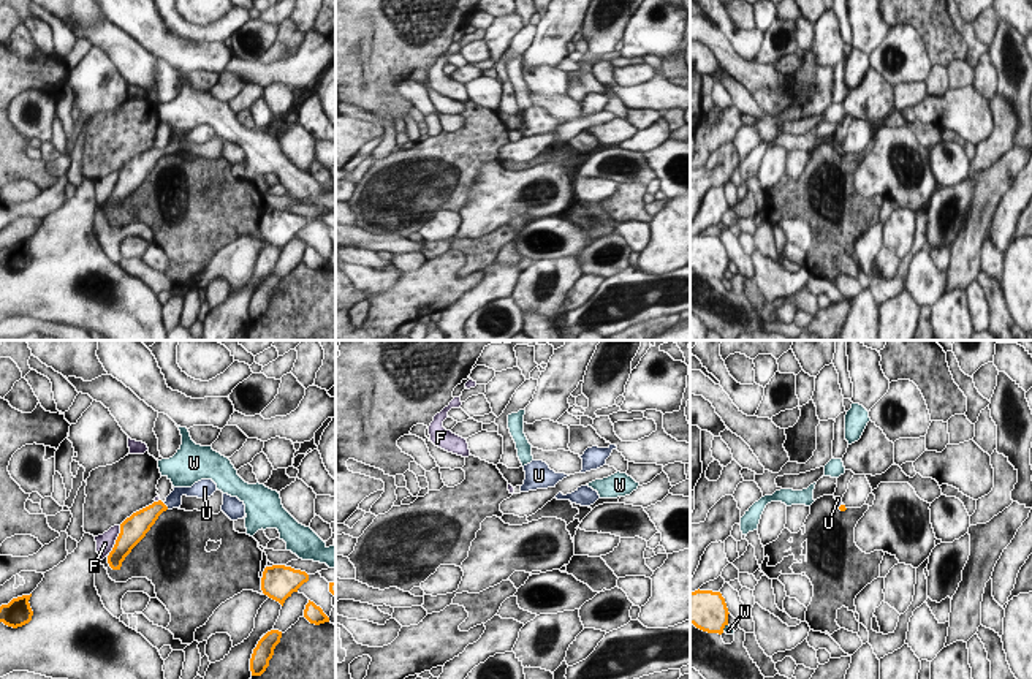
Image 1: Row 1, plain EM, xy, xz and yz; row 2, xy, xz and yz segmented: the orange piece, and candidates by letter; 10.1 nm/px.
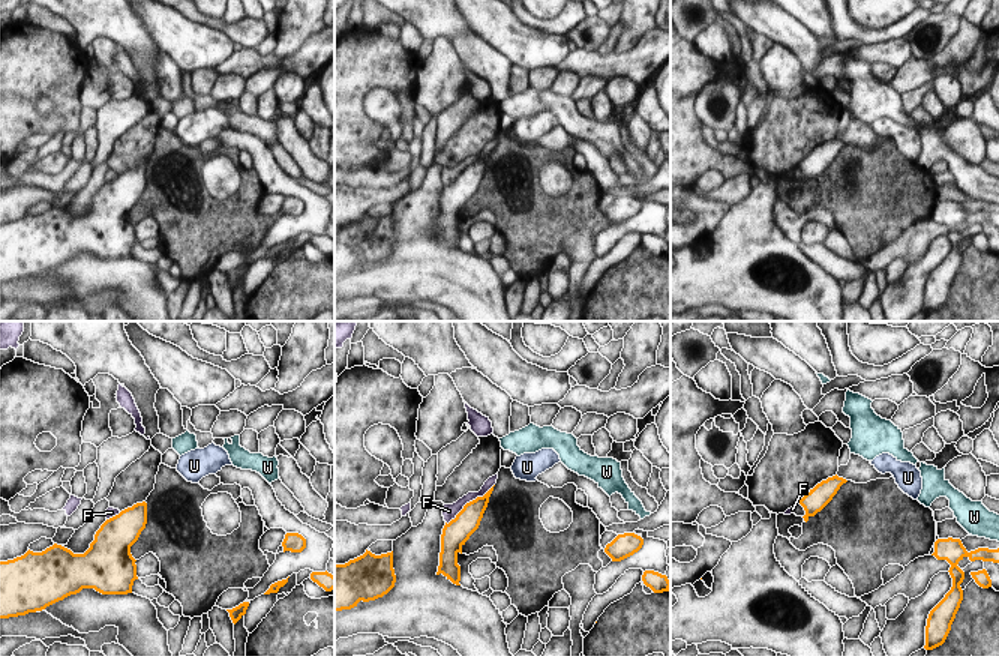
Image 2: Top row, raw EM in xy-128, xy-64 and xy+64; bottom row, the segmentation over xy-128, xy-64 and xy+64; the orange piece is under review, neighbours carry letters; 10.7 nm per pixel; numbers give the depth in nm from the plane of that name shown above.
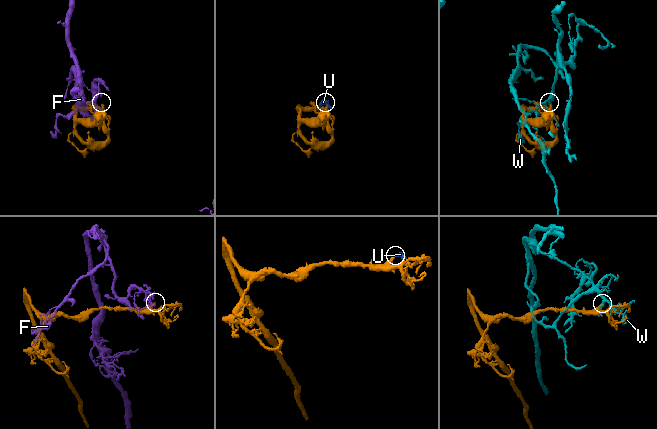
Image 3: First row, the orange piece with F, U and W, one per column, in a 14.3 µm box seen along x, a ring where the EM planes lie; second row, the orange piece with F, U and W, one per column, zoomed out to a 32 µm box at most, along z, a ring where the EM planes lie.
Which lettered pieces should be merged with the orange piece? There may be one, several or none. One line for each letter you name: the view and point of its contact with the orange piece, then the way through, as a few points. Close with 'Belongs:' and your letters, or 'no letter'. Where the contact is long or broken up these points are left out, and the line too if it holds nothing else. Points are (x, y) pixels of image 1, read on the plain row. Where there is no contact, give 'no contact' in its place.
U: xy (165, 151) | across xy (144, 163), (165, 151), (174, 144)
Belongs: U

